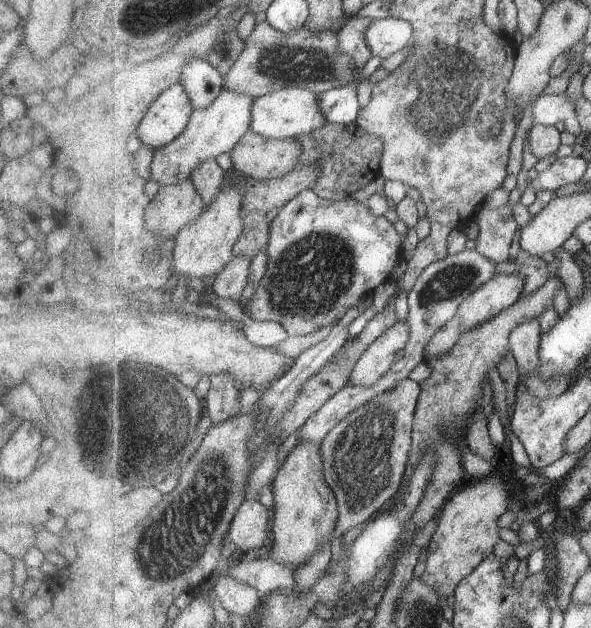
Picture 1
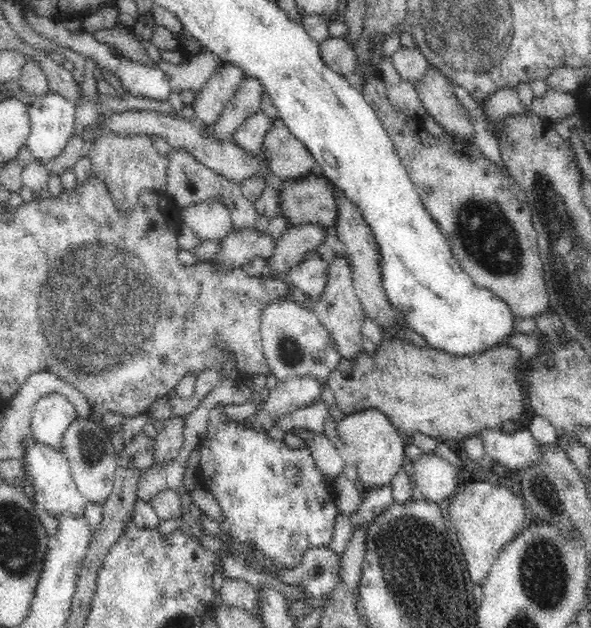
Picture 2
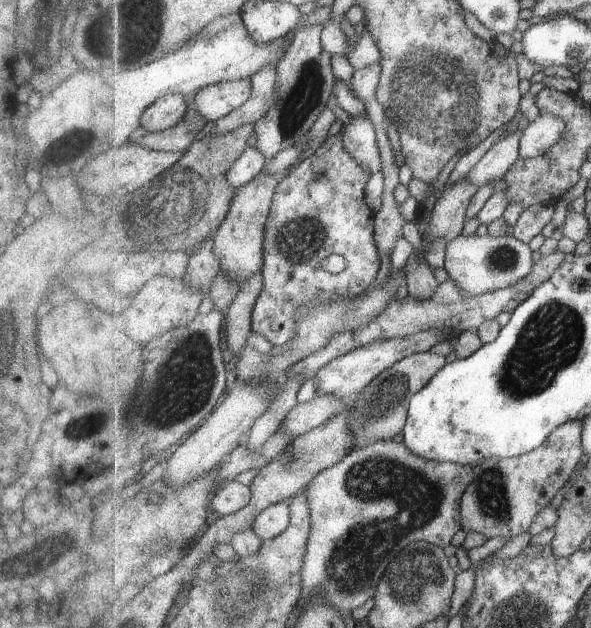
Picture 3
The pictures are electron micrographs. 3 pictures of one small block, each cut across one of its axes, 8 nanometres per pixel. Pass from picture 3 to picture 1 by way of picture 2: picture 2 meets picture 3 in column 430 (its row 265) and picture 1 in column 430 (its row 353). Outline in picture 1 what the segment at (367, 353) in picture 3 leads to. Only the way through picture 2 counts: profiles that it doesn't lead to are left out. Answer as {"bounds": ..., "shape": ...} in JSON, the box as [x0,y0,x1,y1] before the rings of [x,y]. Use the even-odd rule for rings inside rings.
{"bounds":[426,274,526,360],"shape":[[[497,274],[492,280],[489,280],[478,292],[475,292],[468,300],[463,302],[457,315],[439,330],[435,337],[427,344],[426,360],[439,359],[446,356],[459,343],[460,337],[467,332],[480,328],[489,320],[494,320],[501,312],[507,311],[507,308],[514,306],[521,298],[525,290],[526,278],[519,274],[503,275]]]}

